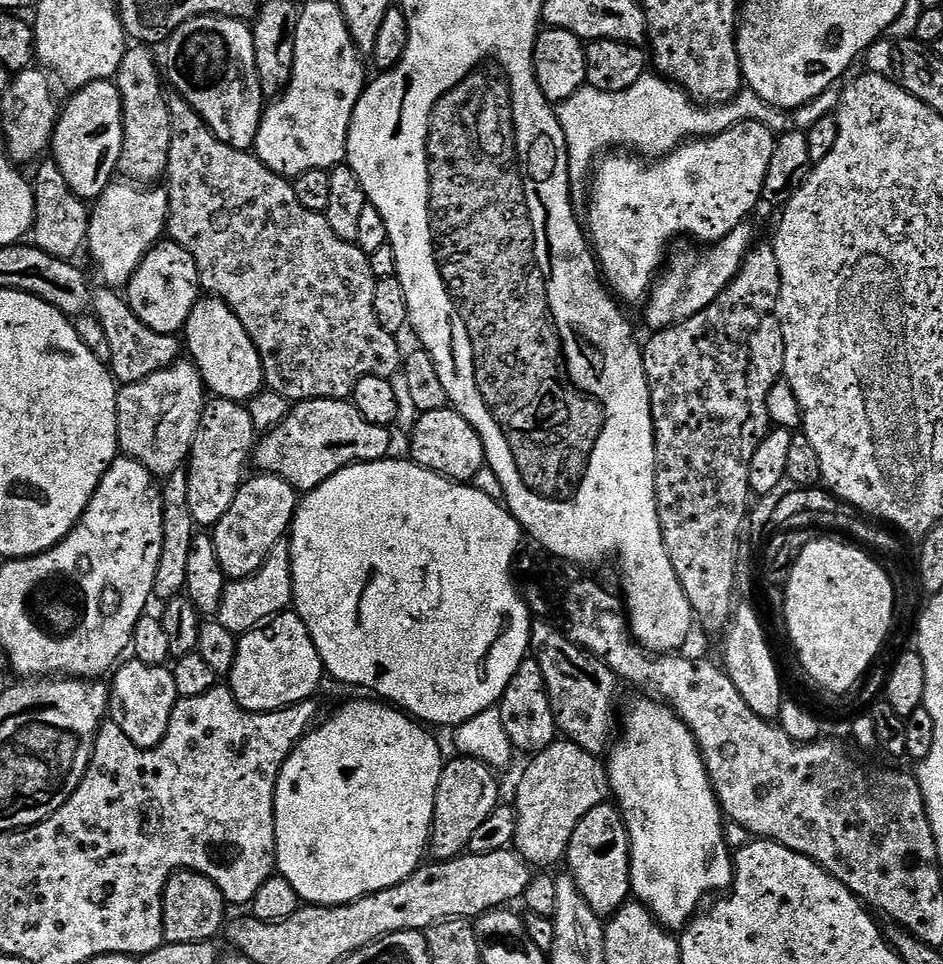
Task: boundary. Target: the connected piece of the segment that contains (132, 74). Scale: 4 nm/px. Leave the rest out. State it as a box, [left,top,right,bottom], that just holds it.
[114,46,169,186]

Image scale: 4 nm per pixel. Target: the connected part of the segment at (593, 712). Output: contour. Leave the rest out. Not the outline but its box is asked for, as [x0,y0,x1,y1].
[528,618,618,757]

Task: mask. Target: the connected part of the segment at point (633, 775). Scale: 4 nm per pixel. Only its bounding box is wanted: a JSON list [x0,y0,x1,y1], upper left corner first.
[606,698,734,930]

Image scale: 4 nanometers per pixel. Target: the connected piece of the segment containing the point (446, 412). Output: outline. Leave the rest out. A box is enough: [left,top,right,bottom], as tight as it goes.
[410,406,486,481]

